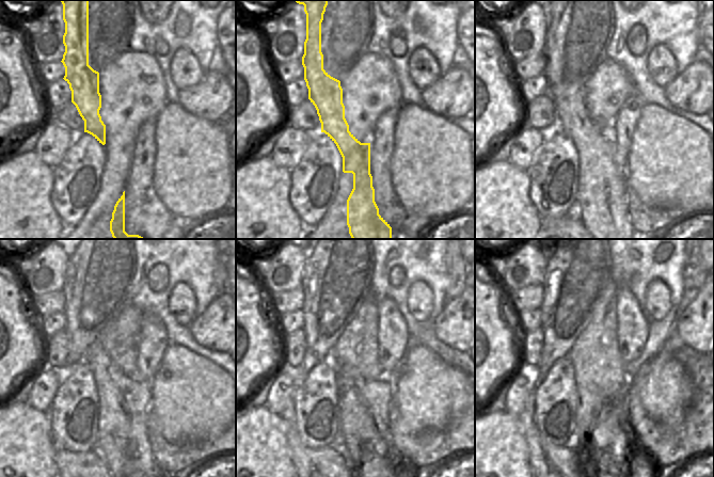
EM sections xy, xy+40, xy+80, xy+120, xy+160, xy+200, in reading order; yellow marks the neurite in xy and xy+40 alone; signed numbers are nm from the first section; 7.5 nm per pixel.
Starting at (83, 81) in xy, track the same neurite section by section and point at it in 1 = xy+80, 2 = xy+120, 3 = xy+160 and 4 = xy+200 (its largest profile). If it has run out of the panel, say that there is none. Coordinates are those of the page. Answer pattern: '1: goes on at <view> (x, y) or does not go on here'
1: goes on at xy+80 (602, 193)
2: goes on at xy+120 (124, 400)
3: goes on at xy+160 (364, 399)
4: goes on at xy+200 (608, 390)

